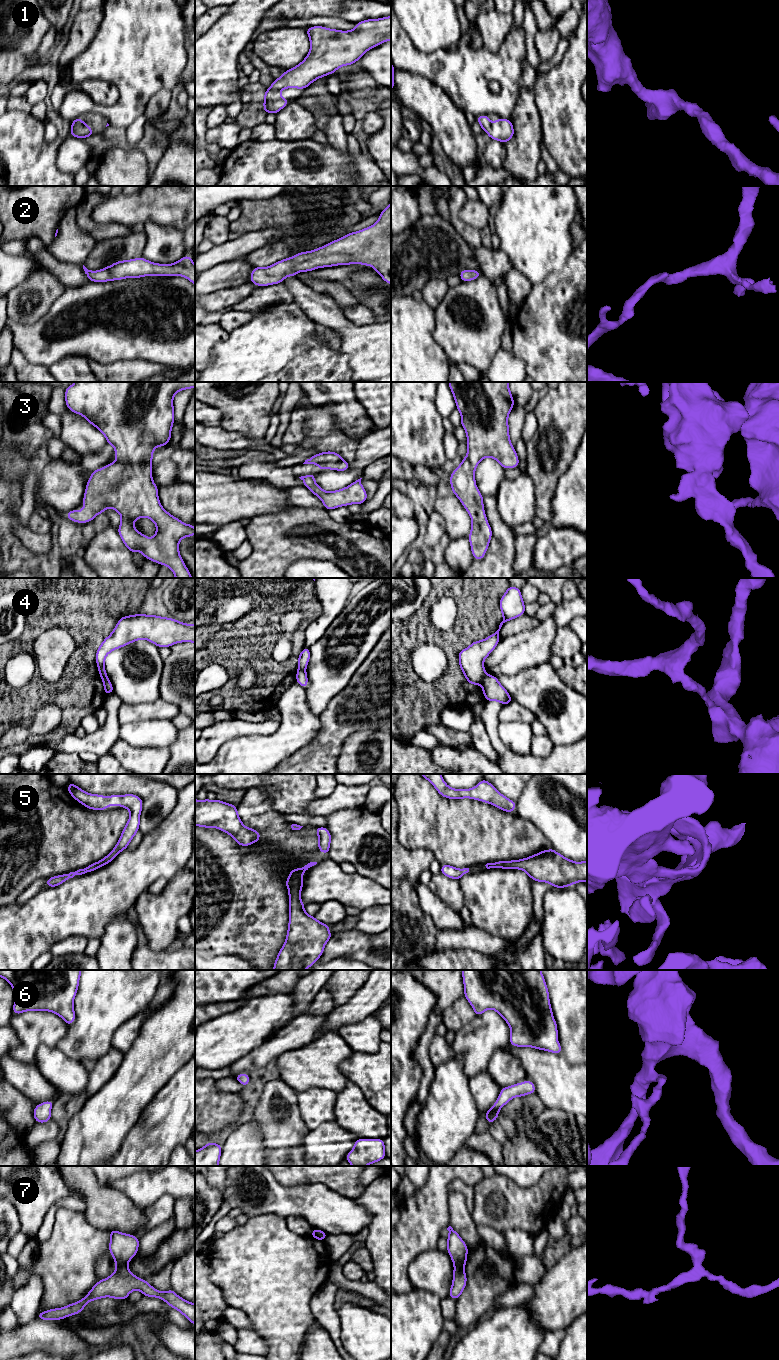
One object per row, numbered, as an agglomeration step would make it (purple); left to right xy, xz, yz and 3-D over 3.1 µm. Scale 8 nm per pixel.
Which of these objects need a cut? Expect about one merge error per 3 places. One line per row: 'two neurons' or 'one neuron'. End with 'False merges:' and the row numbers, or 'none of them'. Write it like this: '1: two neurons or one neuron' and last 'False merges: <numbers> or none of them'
1: one neuron
2: one neuron
3: one neuron
4: two neurons
5: one neuron
6: one neuron
7: two neurons
False merges: 4, 7

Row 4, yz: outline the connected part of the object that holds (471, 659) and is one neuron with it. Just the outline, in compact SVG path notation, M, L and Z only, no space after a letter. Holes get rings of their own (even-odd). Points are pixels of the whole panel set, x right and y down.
M509 586L501 597L499 606L503 617L499 629L486 639L473 641L469 647L461 649L458 653L459 667L469 684L482 685L486 676L484 659L491 654L499 643L499 631L502 625L525 614L525 603L521 596L521 589Z

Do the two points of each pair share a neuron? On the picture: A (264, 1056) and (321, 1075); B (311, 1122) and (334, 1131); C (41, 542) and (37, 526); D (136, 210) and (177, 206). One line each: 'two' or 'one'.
A: two
B: two
C: two
D: one

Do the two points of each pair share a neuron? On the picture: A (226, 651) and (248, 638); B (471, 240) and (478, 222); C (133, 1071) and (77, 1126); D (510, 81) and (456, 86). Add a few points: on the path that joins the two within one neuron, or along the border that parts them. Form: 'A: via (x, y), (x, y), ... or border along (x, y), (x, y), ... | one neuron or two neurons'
A: via (231, 649), (237, 649), (243, 643) | one neuron
B: border along (458, 213), (467, 224), (479, 230) | two neurons
C: via (121, 1086), (92, 1115) | one neuron
D: via (497, 75), (469, 75) | one neuron

